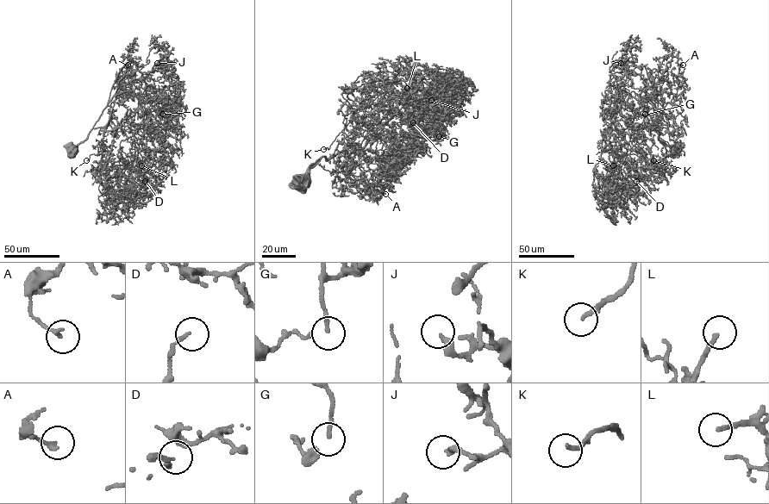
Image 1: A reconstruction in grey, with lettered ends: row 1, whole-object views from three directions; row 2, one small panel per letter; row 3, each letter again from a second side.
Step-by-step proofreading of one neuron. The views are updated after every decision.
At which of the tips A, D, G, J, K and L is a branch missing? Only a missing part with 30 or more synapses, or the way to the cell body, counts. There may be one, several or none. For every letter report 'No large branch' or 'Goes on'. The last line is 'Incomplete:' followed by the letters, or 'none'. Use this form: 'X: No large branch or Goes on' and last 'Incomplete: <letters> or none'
A: No large branch
D: No large branch
G: No large branch
J: No large branch
K: Goes on
L: Goes on
Incomplete: K, L

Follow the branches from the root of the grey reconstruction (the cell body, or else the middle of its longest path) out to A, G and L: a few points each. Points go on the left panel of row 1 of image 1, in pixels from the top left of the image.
A: (75, 150), (87, 136), (107, 105), (117, 73), (130, 59), (128, 54), (130, 63), (128, 65)
G: (75, 150), (107, 105), (117, 73), (126, 64), (129, 67), (128, 81), (134, 81), (139, 102), (162, 114)
L: (75, 150), (92, 128), (120, 127), (127, 141), (134, 140), (131, 153), (149, 166), (146, 170), (141, 165)

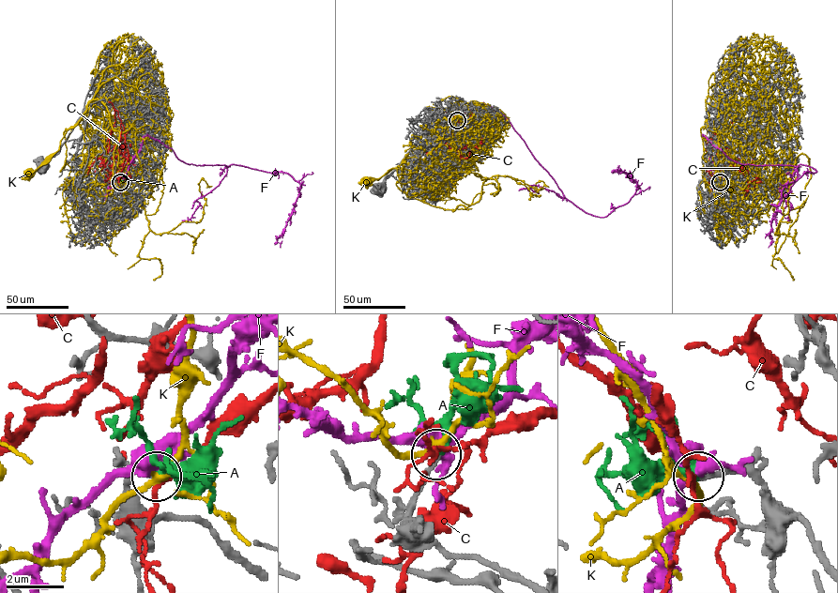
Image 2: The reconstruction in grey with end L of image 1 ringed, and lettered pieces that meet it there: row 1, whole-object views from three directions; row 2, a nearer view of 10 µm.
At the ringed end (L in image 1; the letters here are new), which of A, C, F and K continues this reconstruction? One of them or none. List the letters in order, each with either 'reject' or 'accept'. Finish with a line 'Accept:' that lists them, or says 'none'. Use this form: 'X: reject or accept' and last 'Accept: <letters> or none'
A: accept
C: reject
F: reject
K: reject
Accept: A

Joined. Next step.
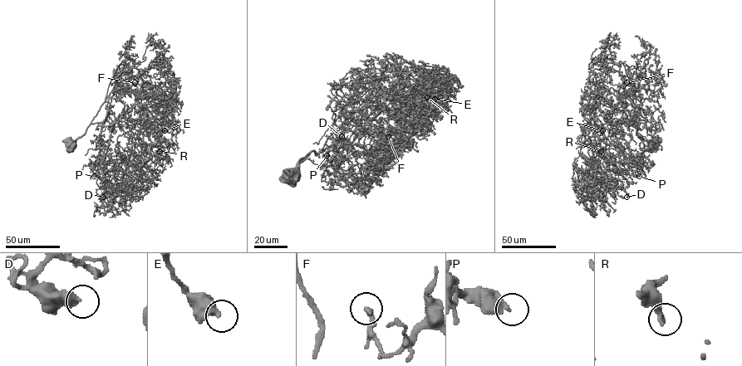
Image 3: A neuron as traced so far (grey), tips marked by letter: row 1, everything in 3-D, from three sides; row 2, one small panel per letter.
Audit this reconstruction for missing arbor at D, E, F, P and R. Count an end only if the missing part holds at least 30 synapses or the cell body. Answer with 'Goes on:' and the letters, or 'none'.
Goes on: none

